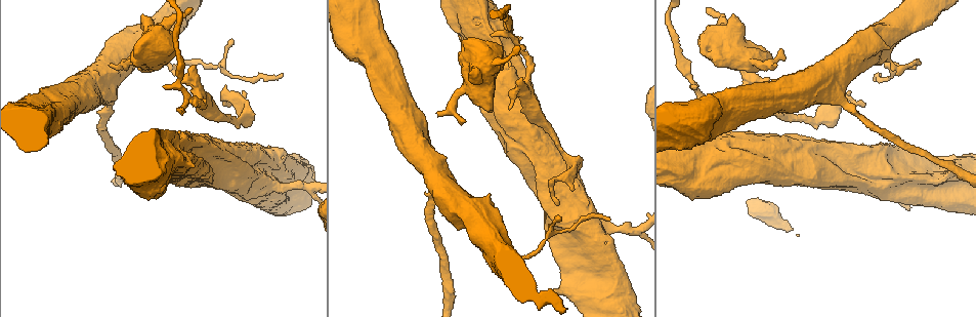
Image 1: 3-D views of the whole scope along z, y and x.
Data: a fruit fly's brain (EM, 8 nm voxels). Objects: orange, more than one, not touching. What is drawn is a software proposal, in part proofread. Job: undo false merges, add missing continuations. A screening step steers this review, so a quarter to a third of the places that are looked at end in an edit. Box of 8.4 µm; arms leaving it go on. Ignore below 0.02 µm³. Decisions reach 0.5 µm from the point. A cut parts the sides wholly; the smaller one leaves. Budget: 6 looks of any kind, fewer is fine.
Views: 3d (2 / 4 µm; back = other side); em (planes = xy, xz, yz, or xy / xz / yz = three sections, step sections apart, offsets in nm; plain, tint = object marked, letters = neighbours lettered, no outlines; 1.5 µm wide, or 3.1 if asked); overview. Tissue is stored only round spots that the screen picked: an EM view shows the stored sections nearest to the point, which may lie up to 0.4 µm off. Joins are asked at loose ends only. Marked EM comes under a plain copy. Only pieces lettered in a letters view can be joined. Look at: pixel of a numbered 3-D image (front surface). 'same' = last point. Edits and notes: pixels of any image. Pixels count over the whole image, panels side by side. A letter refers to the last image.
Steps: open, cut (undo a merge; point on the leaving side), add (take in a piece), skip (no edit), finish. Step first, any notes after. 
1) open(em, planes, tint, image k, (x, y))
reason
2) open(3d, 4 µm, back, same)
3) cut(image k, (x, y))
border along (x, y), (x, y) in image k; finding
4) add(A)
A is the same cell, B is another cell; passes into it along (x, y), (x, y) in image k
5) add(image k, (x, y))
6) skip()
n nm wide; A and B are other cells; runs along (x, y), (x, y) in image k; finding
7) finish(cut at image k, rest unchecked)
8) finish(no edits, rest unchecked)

open(em, planes, tint, image 1, (556, 291))
stops while still wide

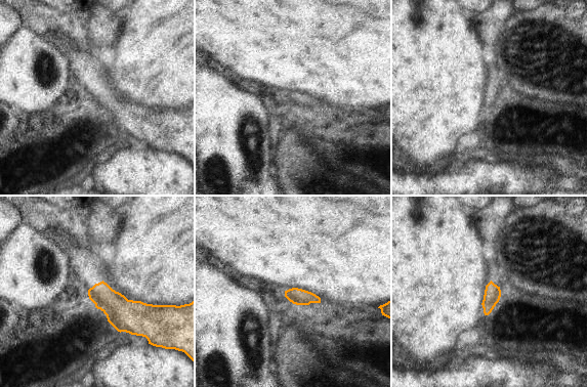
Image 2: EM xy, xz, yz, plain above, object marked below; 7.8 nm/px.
open(em, planes, letters, same)
what lies round it

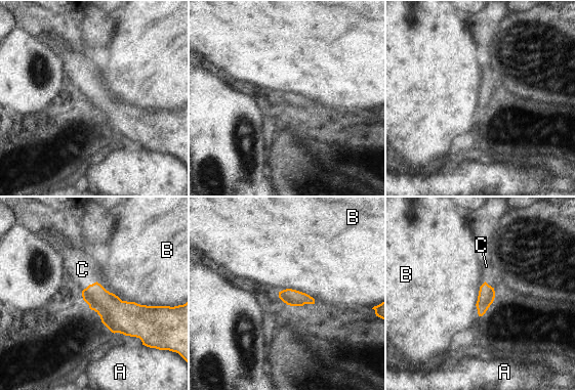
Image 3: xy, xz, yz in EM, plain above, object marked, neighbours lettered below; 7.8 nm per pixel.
add(C)
B touches over 600 nm; C is the same cell, A and B are other cells; the cell continues

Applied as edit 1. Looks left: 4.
open(em, xy, step 8, tint, image 1, (182, 115))
free end

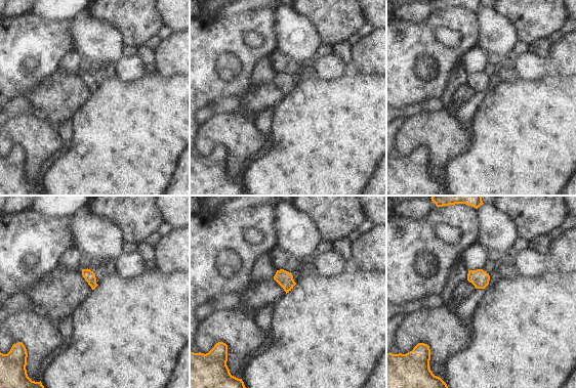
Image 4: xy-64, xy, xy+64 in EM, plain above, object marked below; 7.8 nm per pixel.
open(em, xy, step 8, letters, same)

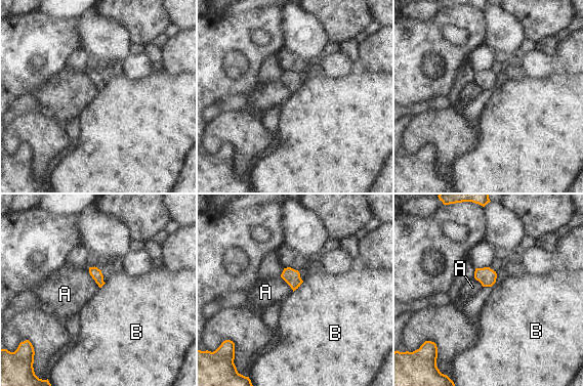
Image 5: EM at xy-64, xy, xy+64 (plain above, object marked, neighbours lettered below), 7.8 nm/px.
skip()
90 nm wide; A and B are other cells; border along (303, 281), (293, 292) in image 5; none of them fits

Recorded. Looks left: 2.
finish(add at image 3, rest unchecked)

